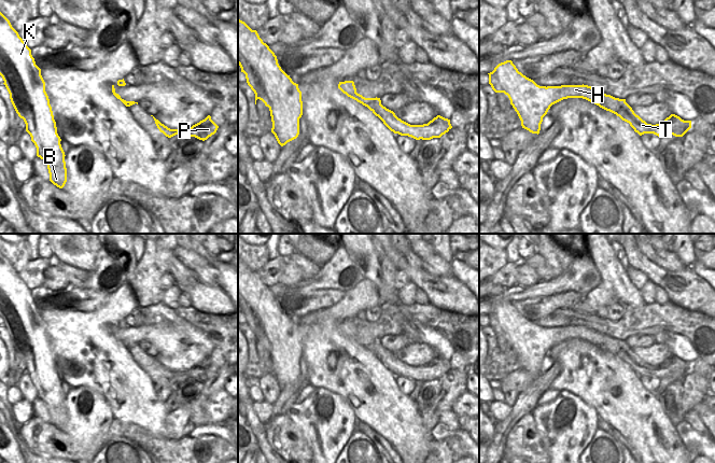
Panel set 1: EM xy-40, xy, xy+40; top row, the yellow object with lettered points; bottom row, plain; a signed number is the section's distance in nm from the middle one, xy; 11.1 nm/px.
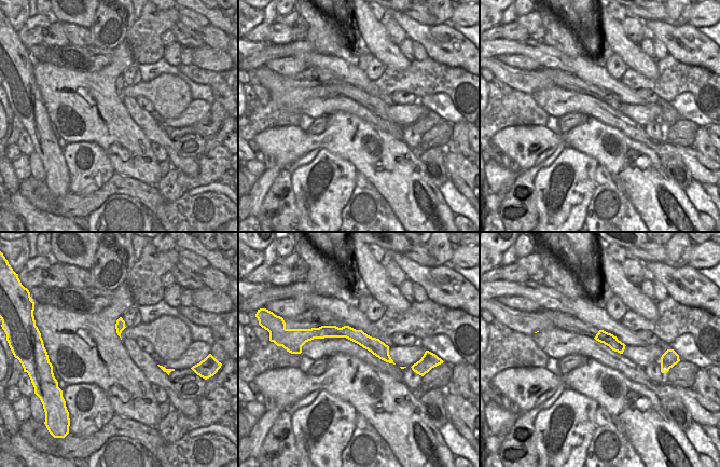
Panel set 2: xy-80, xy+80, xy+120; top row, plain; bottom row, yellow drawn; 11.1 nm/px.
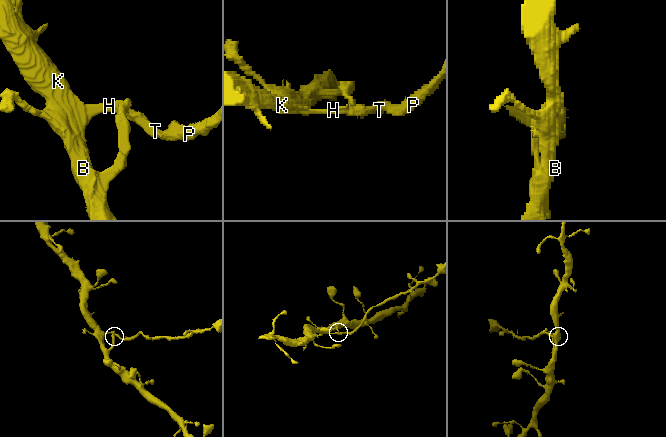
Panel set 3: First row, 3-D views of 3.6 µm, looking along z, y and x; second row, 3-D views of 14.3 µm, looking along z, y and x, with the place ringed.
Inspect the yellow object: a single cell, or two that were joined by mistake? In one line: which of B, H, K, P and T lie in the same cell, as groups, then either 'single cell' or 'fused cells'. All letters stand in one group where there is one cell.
B K / H P T; fused cells

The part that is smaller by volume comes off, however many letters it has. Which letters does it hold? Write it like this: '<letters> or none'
H, P, T

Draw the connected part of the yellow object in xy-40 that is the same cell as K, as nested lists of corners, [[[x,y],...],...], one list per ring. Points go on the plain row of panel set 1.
[[[0,253],[0,317],[10,335],[11,343],[20,360],[26,365],[26,373],[37,389],[37,397],[47,406],[50,422],[59,430],[67,423],[65,393],[57,375],[48,337],[45,333],[45,323],[41,310],[36,306],[31,291],[26,286],[10,262]]]

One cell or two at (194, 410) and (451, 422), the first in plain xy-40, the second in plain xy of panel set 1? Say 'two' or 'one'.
one

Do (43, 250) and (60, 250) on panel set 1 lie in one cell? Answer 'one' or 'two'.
two

